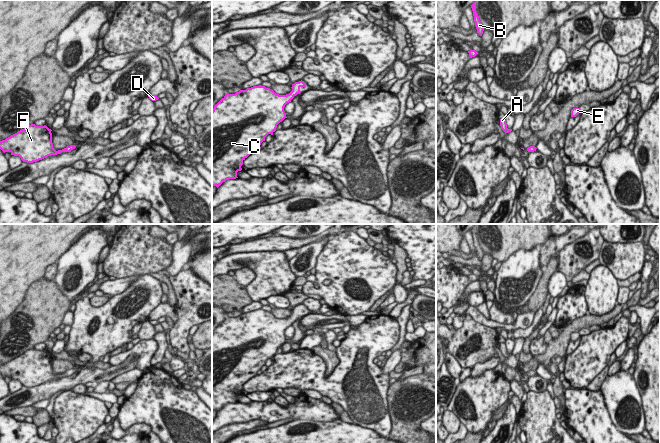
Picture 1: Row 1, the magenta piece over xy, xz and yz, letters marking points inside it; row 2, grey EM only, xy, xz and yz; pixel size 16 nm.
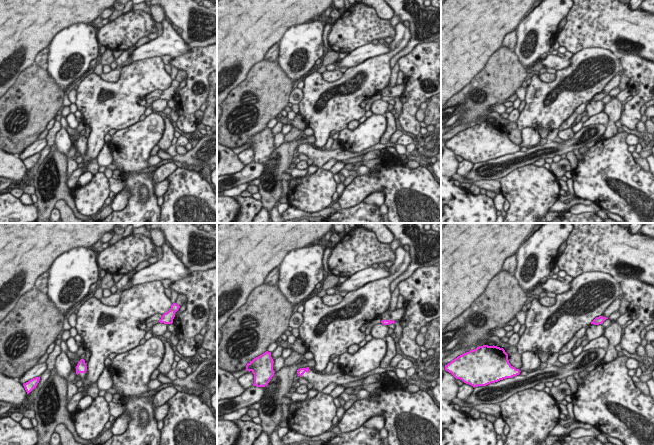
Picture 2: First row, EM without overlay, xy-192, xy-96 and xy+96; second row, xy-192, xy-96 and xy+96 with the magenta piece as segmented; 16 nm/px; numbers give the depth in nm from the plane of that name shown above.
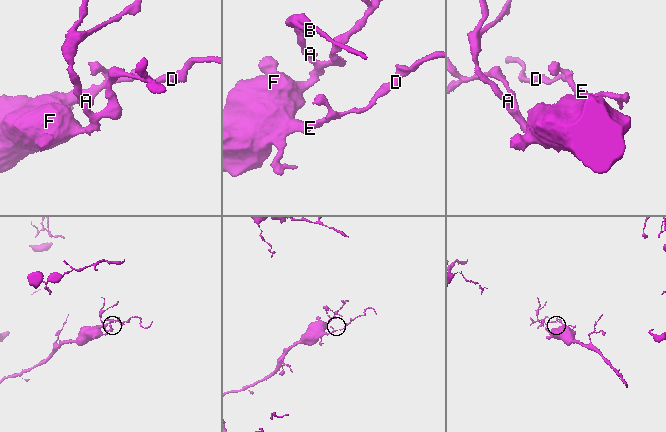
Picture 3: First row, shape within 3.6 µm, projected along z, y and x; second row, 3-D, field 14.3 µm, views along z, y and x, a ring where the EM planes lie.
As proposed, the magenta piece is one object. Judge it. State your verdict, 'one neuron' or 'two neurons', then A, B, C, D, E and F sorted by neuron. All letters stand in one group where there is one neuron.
one neuron | A B C D E F

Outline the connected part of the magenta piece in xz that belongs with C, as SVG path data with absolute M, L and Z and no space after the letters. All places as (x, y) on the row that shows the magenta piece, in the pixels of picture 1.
M302 80L292 84L292 91L286 95L276 94L270 88L265 86L253 86L246 90L240 90L235 94L225 93L225 96L214 106L212 110L212 186L217 188L226 180L236 179L237 172L241 171L243 161L253 152L256 148L265 141L268 134L273 135L276 131L277 125L282 122L286 117L284 107L287 103L297 95L300 94L300 88L306 87L306 83Z

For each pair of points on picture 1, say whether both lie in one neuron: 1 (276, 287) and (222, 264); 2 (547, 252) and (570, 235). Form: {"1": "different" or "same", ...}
{"1": "same", "2": "same"}

